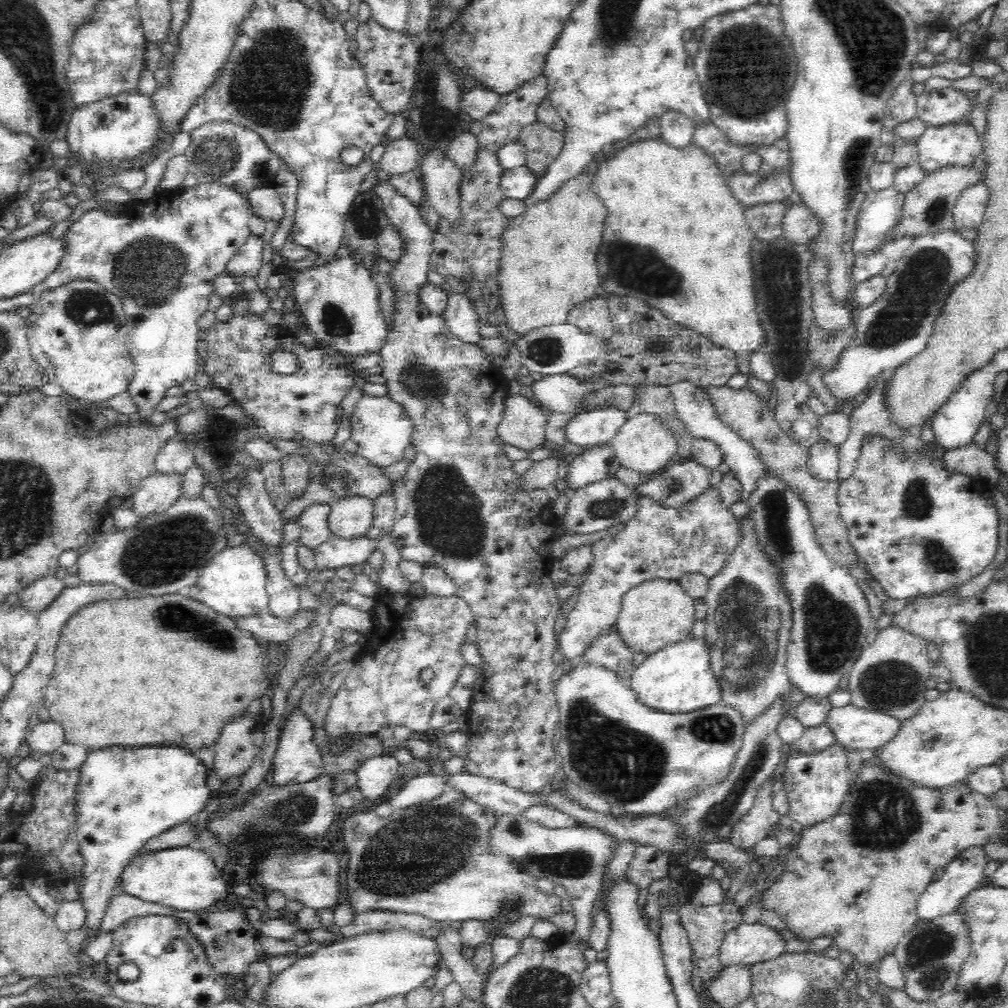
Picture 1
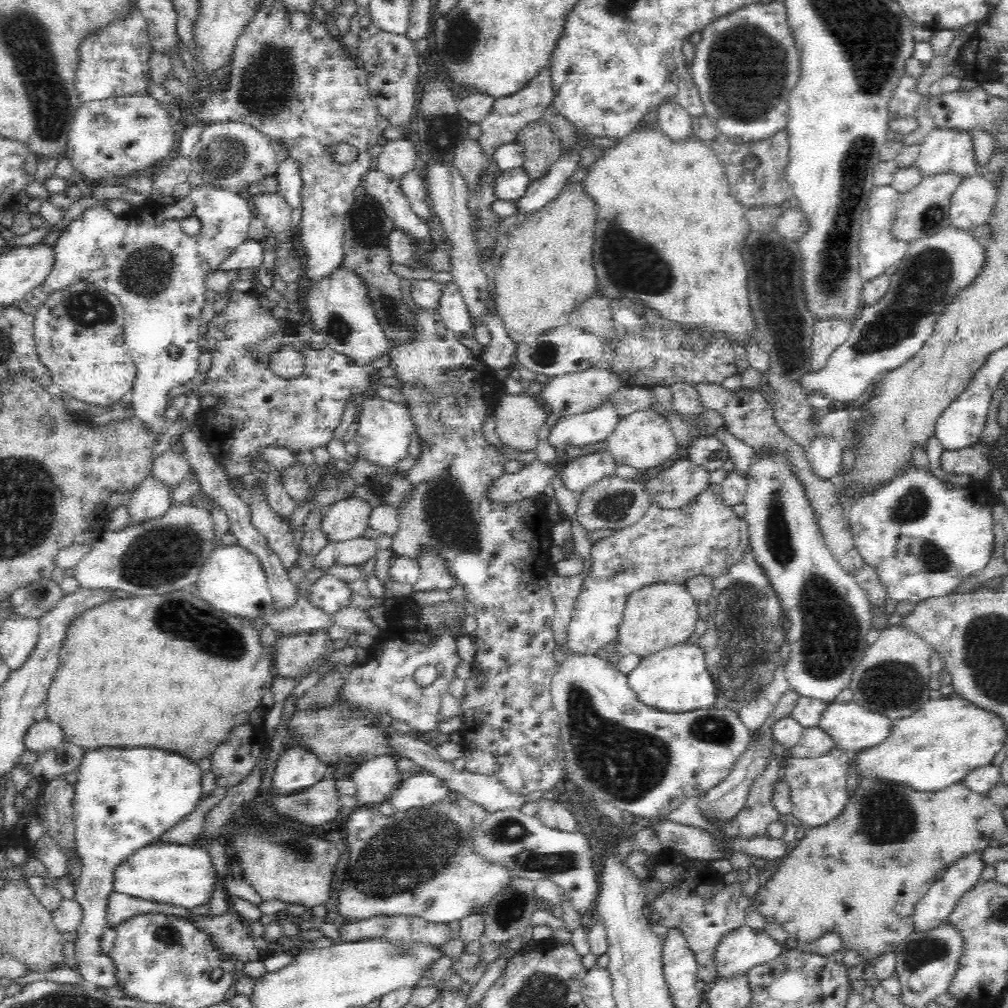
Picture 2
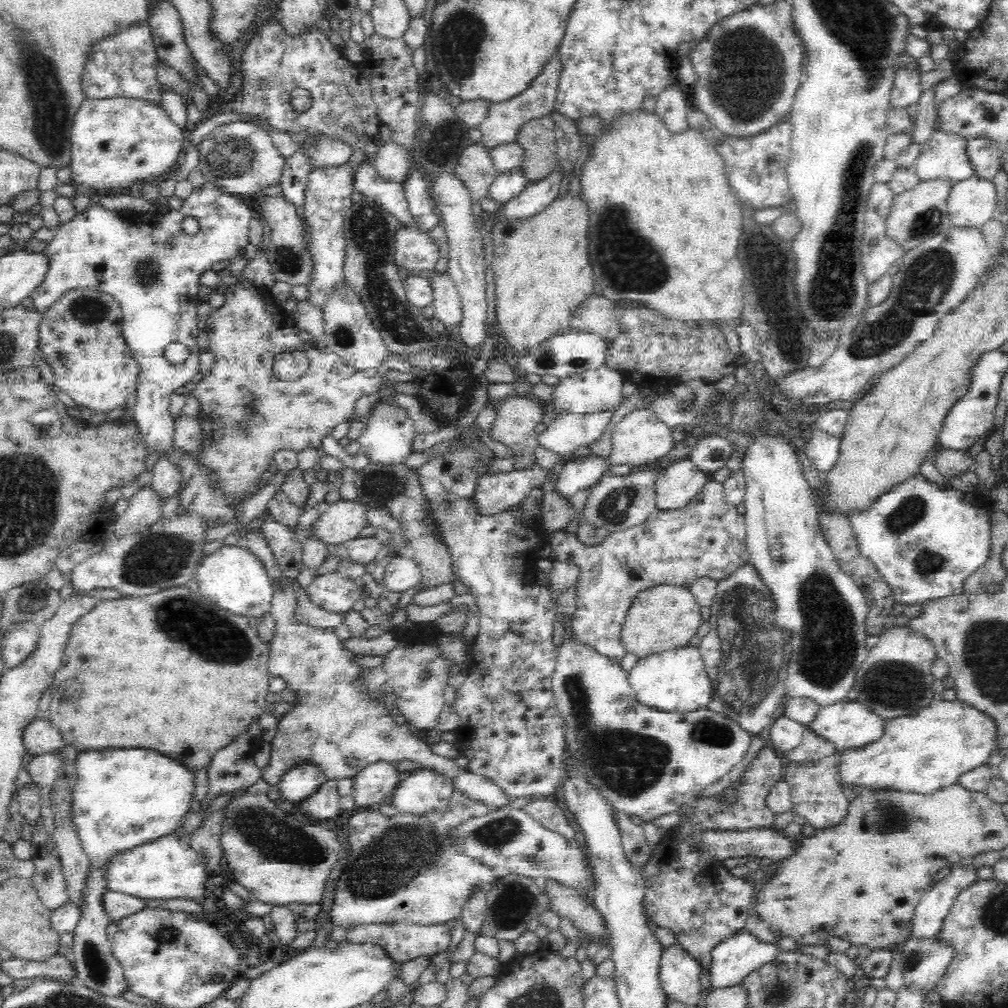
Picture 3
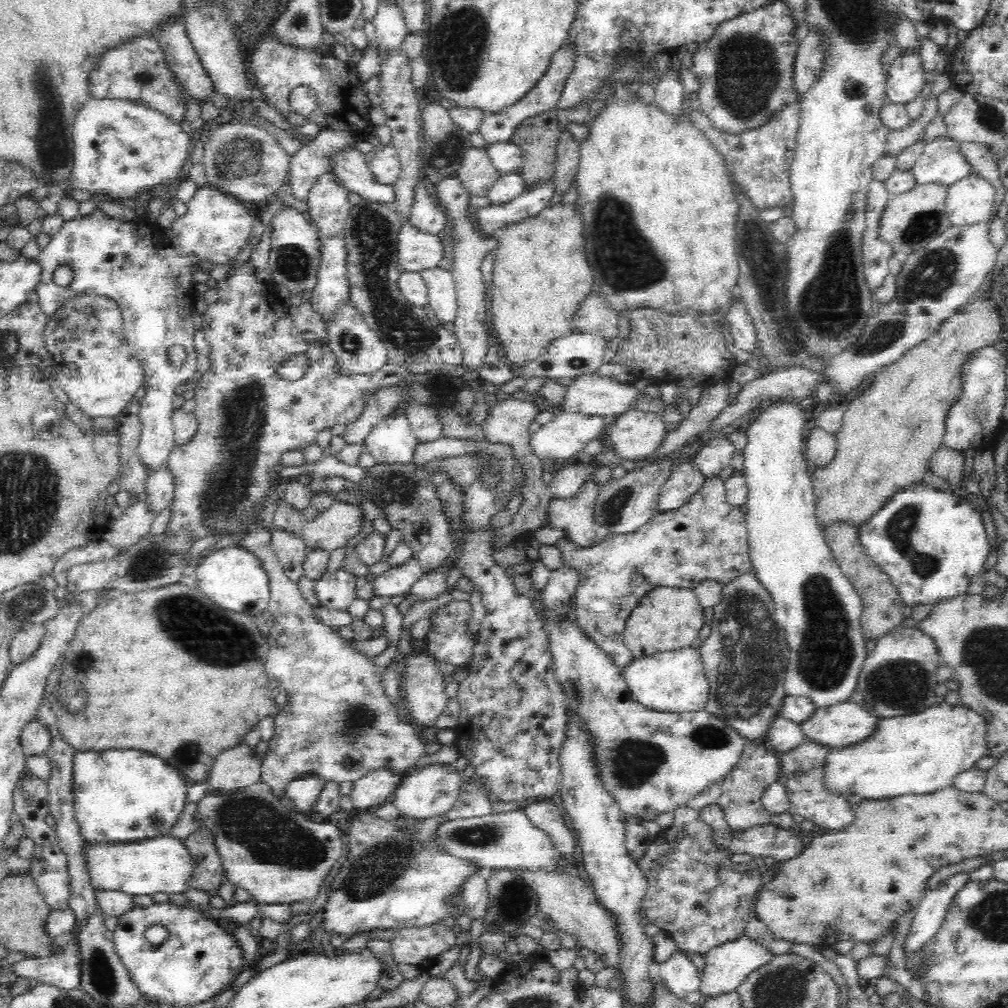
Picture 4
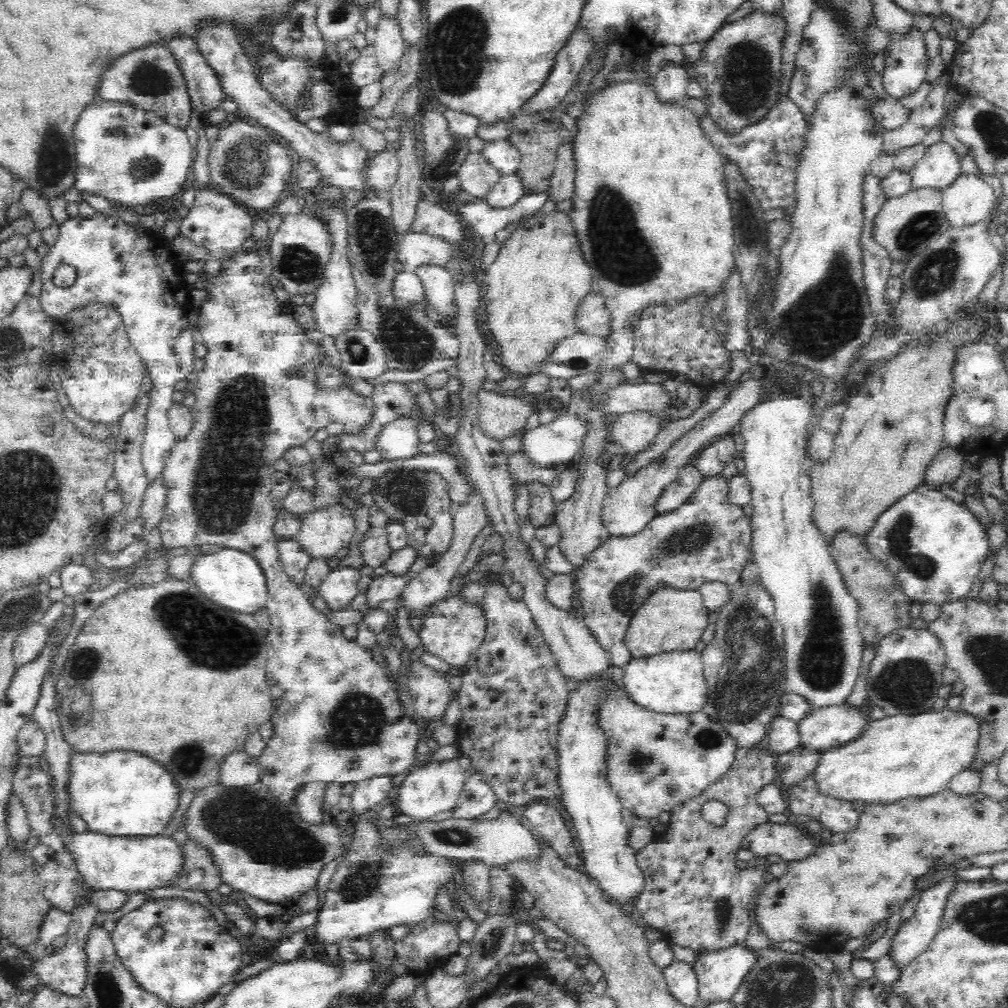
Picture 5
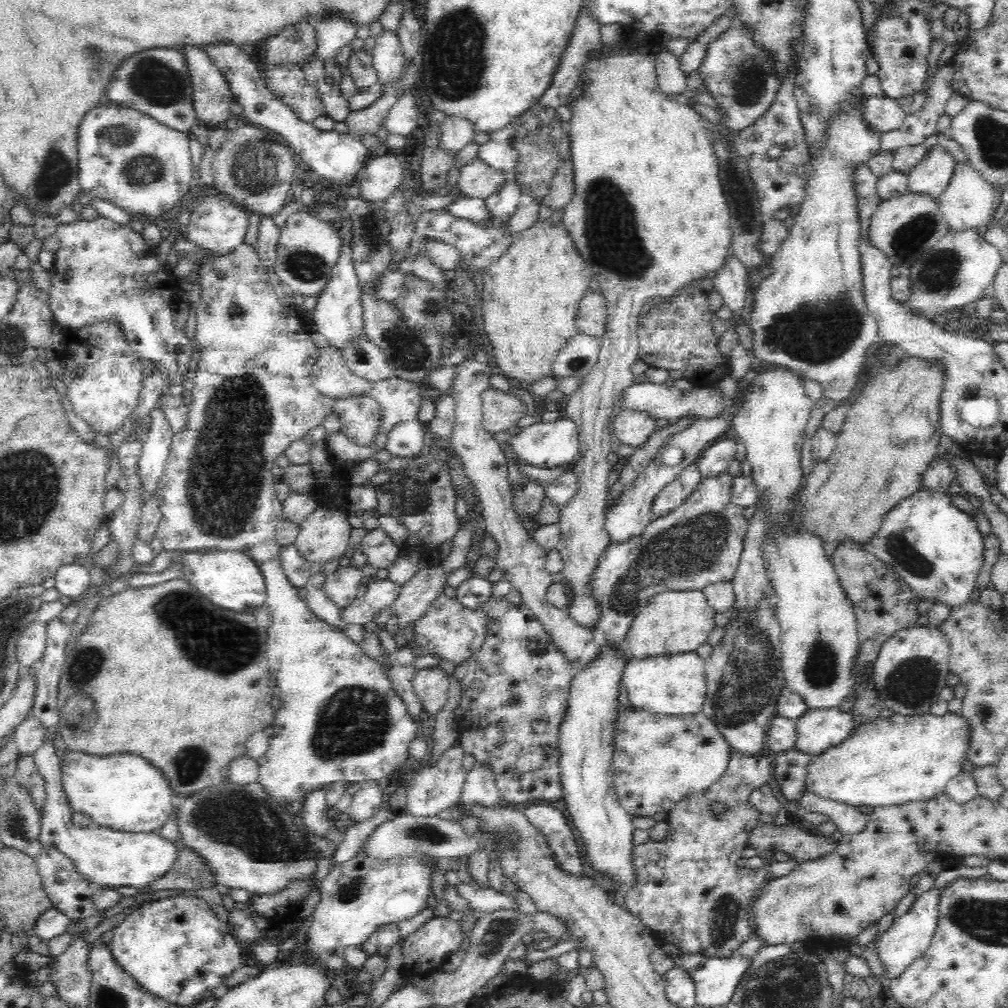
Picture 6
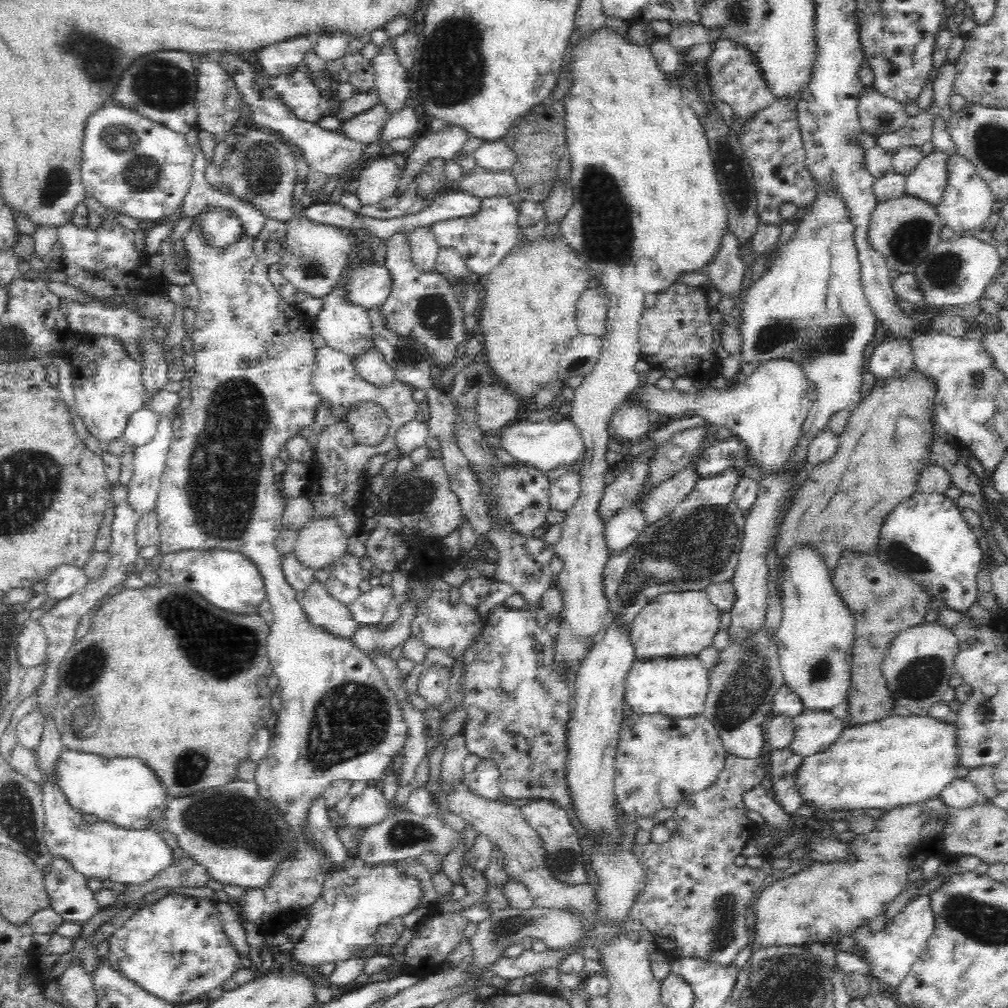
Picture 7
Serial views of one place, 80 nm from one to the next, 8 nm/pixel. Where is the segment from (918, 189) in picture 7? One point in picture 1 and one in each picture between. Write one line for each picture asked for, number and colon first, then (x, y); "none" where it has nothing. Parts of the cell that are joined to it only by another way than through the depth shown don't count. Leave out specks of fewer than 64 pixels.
1: (956, 144)
2: (942, 150)
3: (944, 155)
4: (941, 162)
5: (939, 167)
6: (932, 175)

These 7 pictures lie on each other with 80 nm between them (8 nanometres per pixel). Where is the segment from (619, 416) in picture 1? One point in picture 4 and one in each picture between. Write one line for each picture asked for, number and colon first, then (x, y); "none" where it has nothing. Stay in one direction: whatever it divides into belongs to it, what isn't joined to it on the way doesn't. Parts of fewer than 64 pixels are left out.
2: (590, 427)
3: (566, 433)
4: (561, 439)

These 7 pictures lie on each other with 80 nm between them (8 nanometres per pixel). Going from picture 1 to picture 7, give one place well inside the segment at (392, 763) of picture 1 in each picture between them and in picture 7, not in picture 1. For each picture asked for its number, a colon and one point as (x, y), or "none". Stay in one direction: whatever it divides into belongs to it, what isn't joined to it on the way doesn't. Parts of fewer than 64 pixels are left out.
2: (375, 778)
3: (375, 783)
4: (374, 789)
5: (372, 791)
6: (367, 800)
7: (370, 807)

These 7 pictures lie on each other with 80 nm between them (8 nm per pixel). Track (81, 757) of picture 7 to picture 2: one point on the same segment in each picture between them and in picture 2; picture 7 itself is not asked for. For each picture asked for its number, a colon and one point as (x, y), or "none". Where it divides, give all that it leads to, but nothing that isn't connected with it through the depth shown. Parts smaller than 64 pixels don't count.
2: (125, 798)
3: (122, 798)
4: (121, 796)
5: (126, 794)
6: (121, 792)

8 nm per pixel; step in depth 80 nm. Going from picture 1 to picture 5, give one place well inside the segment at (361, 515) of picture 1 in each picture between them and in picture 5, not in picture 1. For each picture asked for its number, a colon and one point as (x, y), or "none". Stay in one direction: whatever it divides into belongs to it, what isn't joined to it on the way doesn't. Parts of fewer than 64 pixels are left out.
2: (345, 519)
3: (338, 522)
4: (332, 528)
5: (323, 532)

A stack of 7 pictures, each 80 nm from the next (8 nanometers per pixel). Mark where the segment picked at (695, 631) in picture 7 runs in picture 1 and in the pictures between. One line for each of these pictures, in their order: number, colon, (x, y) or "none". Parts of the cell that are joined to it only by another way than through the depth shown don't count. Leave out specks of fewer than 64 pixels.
1: (657, 612)
2: (655, 616)
3: (659, 618)
4: (666, 618)
5: (669, 619)
6: (672, 622)

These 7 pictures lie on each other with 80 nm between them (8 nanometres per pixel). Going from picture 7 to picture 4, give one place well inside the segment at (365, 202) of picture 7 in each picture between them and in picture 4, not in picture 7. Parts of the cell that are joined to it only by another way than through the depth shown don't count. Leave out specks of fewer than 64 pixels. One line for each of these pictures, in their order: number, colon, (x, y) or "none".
4: (385, 164)
5: (382, 169)
6: (382, 175)

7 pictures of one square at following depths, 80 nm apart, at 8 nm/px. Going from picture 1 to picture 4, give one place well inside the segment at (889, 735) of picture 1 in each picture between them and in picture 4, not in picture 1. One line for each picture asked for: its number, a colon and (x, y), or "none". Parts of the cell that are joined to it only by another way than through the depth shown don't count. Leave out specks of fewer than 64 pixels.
2: (854, 729)
3: (848, 724)
4: (843, 724)

